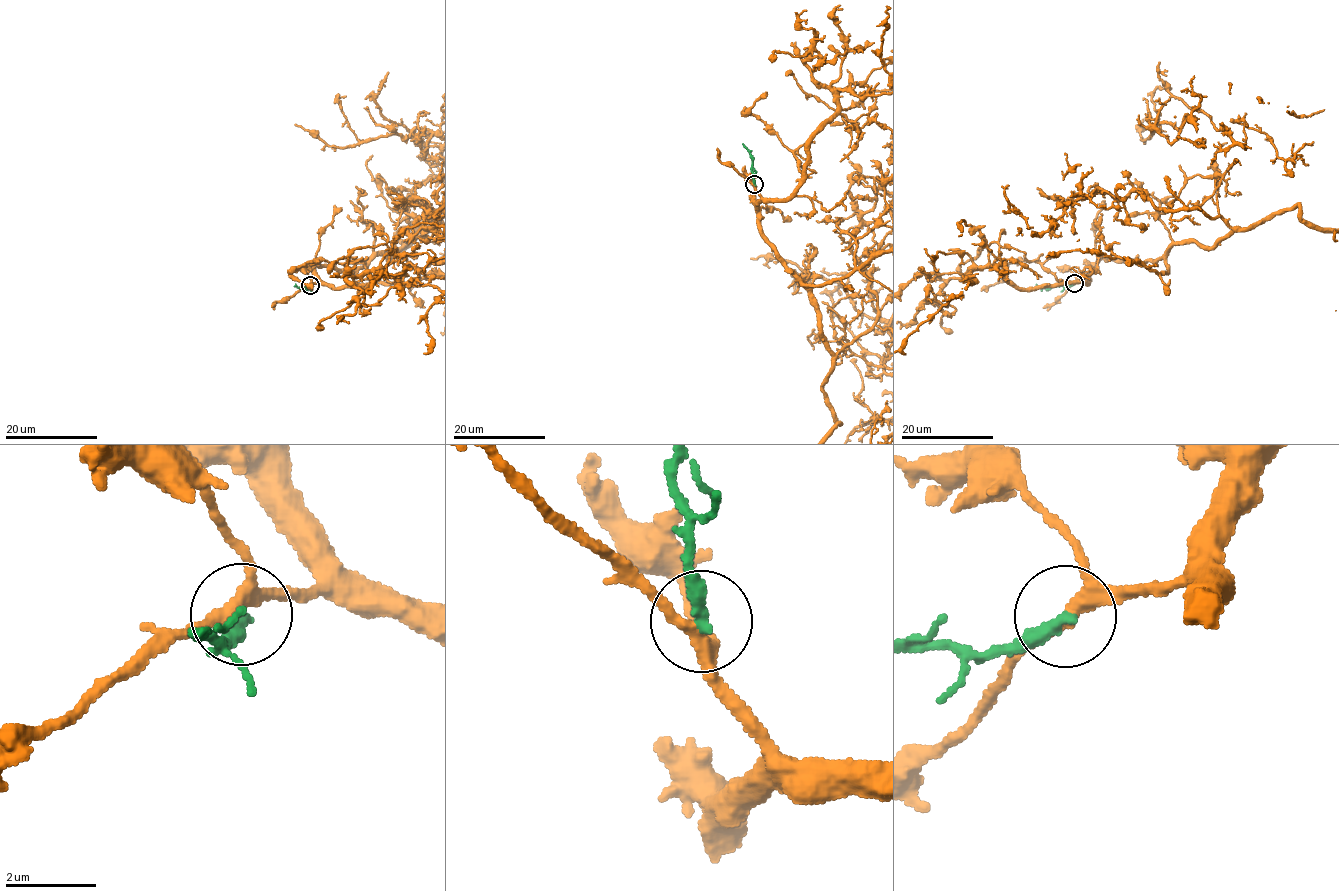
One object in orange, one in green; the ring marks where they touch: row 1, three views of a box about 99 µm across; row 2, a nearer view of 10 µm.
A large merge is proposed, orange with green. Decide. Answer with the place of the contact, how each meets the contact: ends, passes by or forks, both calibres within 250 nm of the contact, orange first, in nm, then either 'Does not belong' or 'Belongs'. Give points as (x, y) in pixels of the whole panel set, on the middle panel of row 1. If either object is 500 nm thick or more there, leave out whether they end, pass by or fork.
Place: (754, 184). At the ring orange forks. At the ring green ends. Thickness 240 nm (orange) against 320 nm. Does not belong

